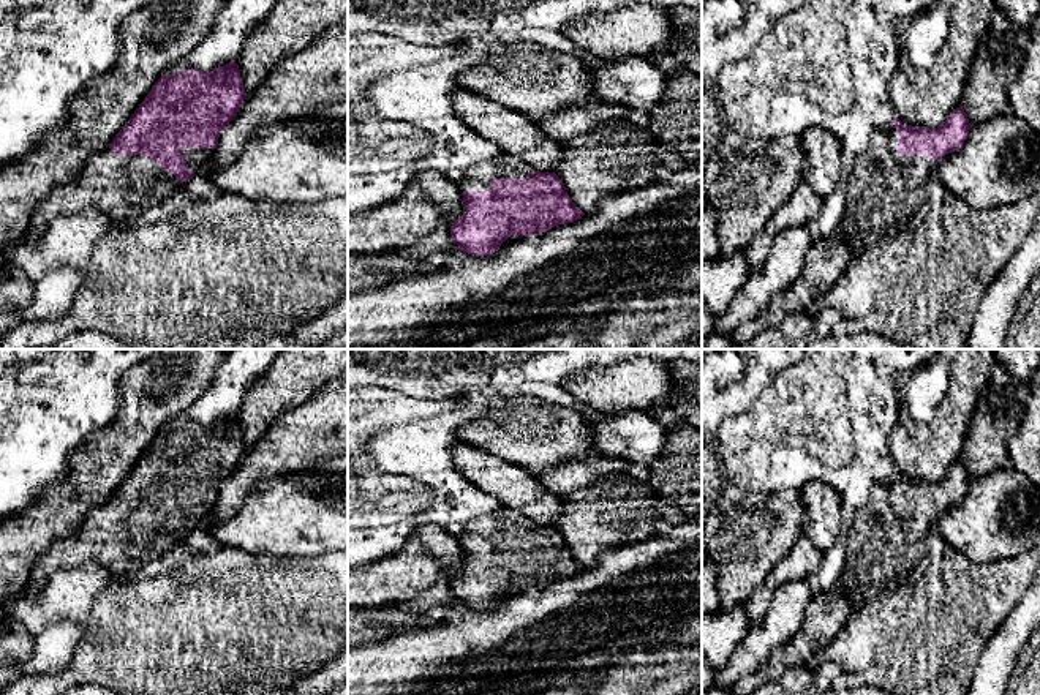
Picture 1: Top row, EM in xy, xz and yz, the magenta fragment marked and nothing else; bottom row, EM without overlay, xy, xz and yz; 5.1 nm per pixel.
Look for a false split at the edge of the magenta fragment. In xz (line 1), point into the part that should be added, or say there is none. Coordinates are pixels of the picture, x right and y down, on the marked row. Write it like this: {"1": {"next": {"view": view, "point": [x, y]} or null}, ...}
{"1": {"next": {"view": "xz", "point": [478, 177]}}}

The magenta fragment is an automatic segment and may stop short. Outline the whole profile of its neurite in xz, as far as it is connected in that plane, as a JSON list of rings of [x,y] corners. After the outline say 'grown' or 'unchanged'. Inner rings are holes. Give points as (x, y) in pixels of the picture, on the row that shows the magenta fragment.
[[[504,152],[469,166],[457,185],[463,210],[450,237],[471,256],[490,256],[511,235],[544,232],[585,215],[555,172],[531,171]]]; grown

